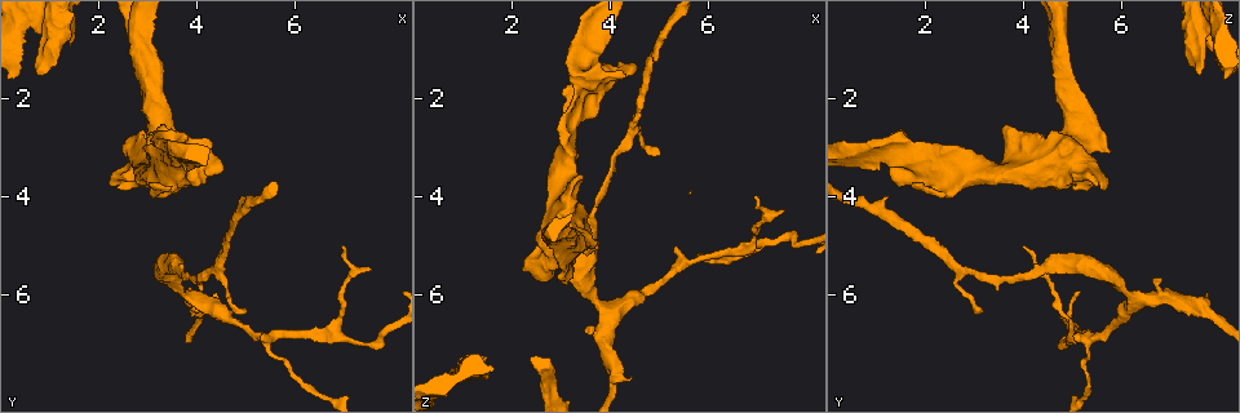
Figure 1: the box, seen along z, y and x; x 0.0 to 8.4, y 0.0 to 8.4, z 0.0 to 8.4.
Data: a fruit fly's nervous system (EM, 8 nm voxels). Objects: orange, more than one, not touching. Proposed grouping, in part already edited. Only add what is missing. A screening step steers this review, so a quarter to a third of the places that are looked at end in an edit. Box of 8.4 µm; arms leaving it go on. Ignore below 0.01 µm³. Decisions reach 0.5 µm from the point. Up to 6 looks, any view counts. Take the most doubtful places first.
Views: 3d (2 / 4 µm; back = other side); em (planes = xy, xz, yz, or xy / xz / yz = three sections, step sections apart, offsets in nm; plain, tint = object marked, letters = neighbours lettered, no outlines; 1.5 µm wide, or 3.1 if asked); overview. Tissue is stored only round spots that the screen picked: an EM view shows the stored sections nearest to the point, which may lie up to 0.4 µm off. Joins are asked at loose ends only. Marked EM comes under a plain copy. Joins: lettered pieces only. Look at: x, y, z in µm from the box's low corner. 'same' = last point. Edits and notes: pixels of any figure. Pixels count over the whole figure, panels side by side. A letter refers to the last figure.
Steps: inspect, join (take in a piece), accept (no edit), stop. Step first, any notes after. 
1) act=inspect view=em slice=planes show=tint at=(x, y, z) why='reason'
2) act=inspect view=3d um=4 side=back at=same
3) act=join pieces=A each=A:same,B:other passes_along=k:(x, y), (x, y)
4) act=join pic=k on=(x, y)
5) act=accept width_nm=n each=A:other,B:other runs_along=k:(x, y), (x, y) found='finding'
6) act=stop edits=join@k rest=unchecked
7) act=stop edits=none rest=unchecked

act=inspect view=3d um=2 at=(0.80, 1.45, 7.50) why='an open end'

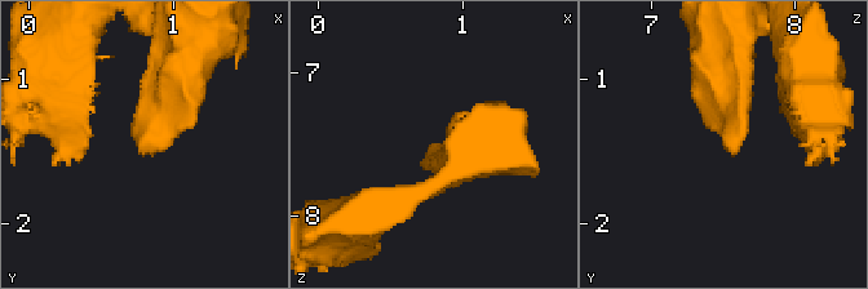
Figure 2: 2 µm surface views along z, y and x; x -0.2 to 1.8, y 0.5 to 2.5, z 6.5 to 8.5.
act=inspect view=em slice=planes show=letters at=(0.80, 1.46, 7.52)

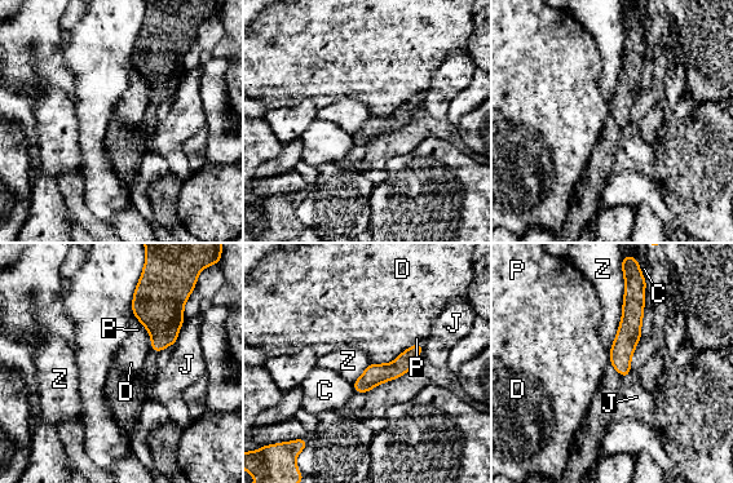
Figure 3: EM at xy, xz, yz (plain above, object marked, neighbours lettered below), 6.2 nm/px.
act=accept each=C:other,D:other,J:other,P:other,Z:other runs_along=3:(628, 291), (626, 373) found='no lettered piece goes on from it'

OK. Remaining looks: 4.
act=inspect view=3d um=4 at=(3.65, 5.65, 6.70) why='thin end'

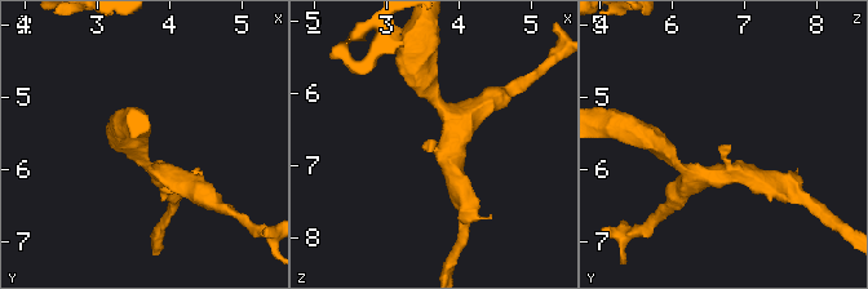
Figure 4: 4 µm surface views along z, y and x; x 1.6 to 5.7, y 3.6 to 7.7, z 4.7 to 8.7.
act=inspect view=em slice=planes show=letters at=(3.65, 5.70, 6.75) why='now the EM'

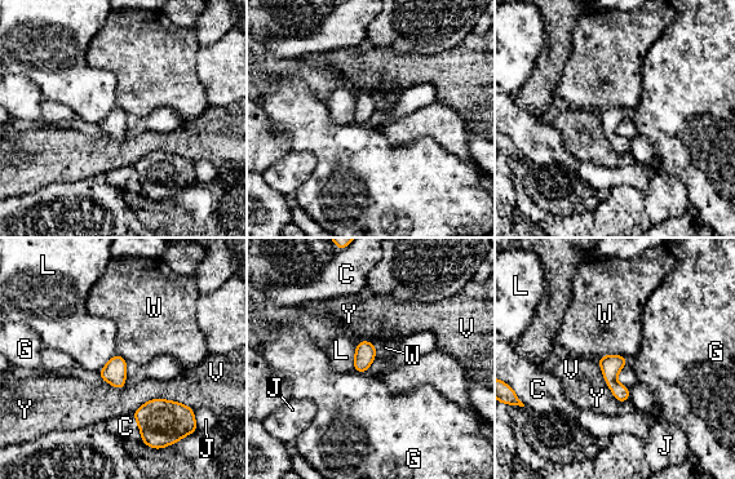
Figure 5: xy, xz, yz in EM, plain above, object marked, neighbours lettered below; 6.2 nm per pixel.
act=accept longest_contact=Y:380nm each=C:other,G:other,J:other,L:other,V:other,W:other,Y:other border=5:(597, 359), (629, 359) found='none of them fits'

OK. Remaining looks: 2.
act=stop edits=none rest=unchecked

